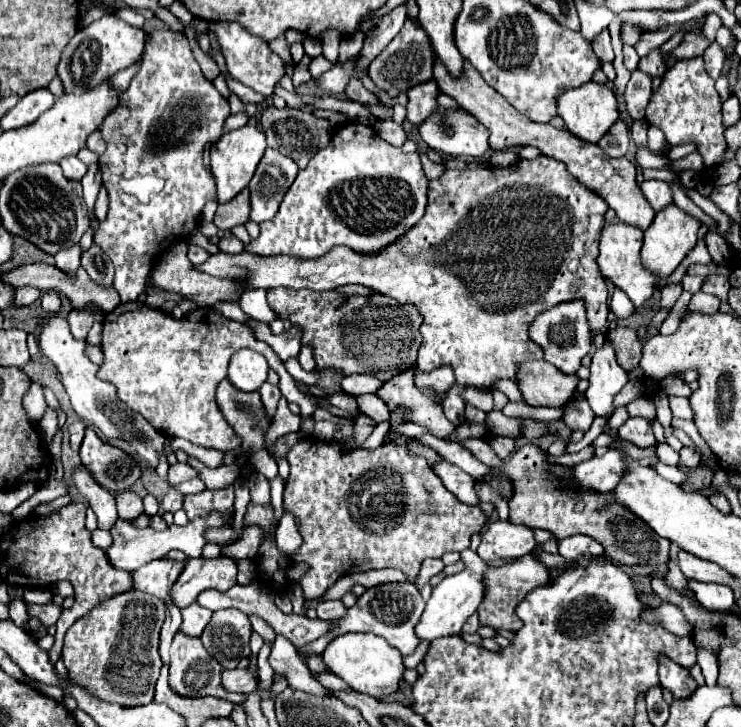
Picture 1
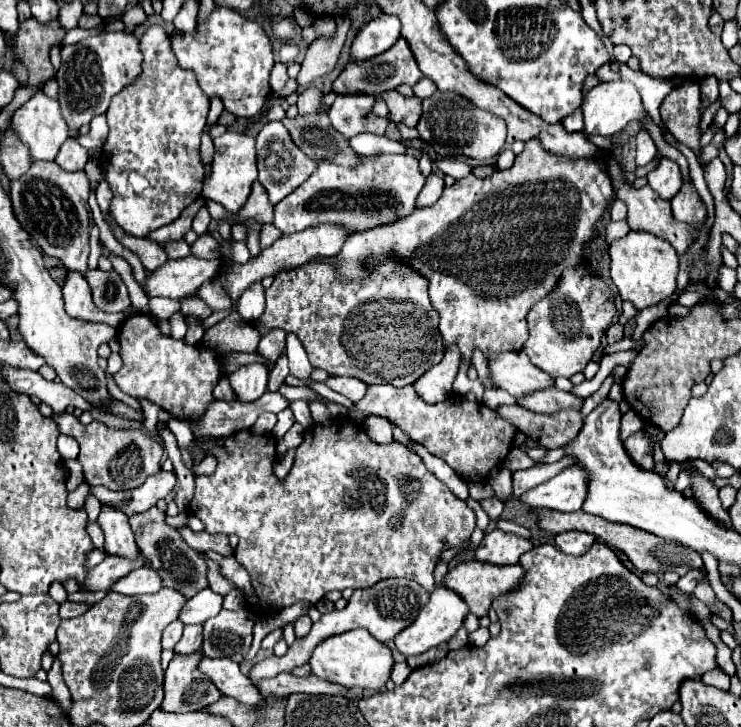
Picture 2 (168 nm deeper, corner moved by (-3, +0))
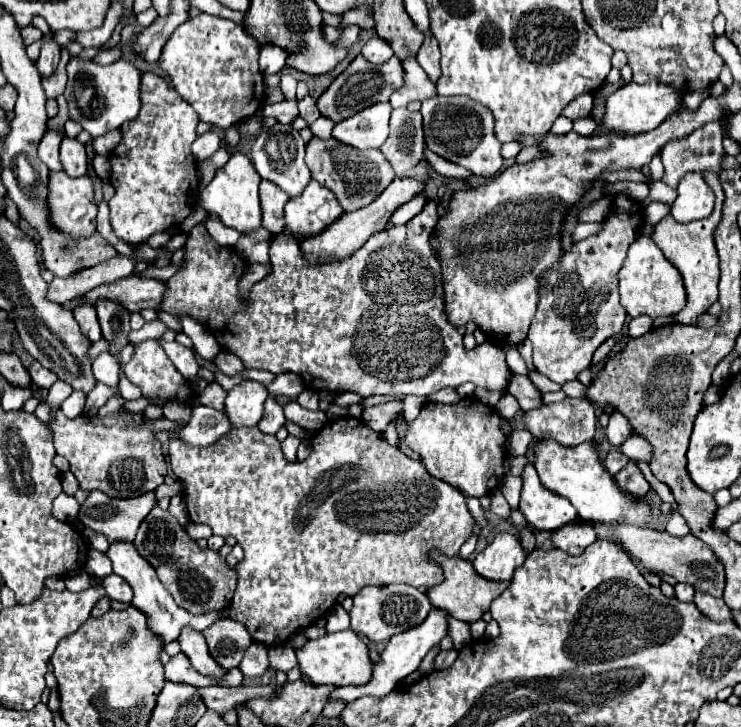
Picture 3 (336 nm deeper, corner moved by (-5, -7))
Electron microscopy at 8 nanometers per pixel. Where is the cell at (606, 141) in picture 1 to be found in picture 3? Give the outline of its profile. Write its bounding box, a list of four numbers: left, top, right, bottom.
[573,116,597,137]

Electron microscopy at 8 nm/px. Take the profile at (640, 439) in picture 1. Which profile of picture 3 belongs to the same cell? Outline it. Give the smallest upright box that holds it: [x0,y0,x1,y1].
[614,460,650,498]

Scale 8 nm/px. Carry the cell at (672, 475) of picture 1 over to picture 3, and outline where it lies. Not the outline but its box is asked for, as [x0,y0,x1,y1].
[620,434,652,462]

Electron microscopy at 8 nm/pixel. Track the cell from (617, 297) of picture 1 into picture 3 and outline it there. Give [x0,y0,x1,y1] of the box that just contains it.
[628,316,652,338]

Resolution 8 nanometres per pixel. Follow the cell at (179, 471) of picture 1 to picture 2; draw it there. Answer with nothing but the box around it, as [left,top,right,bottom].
[90,471,178,515]

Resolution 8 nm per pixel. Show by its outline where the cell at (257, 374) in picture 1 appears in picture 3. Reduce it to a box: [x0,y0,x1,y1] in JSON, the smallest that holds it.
[224,380,268,428]

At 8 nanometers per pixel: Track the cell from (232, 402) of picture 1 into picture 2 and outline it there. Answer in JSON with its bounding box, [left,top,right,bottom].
[214,377,236,401]

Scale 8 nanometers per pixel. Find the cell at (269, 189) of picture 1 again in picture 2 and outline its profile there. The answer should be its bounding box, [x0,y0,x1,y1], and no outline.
[256,121,320,205]

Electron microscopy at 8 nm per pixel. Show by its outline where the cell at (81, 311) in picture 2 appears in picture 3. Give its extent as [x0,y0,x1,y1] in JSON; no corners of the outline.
[74,306,102,342]

